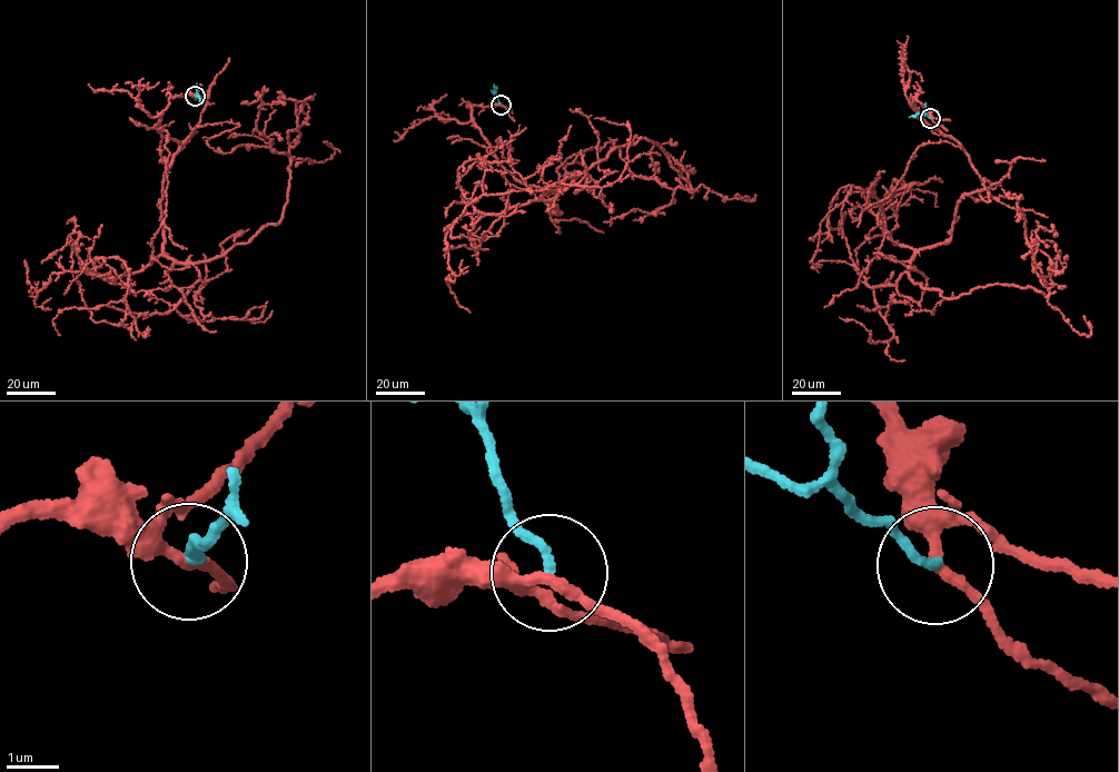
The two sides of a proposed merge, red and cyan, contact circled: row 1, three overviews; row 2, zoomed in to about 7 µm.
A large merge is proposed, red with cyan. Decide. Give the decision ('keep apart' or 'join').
keep apart

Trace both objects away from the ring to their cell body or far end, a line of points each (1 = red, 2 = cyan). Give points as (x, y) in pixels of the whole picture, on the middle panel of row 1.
1: (501, 104), (469, 106), (475, 125), (557, 214), (555, 196), (644, 137), (692, 192), (591, 147)
2: (501, 104), (494, 85)

